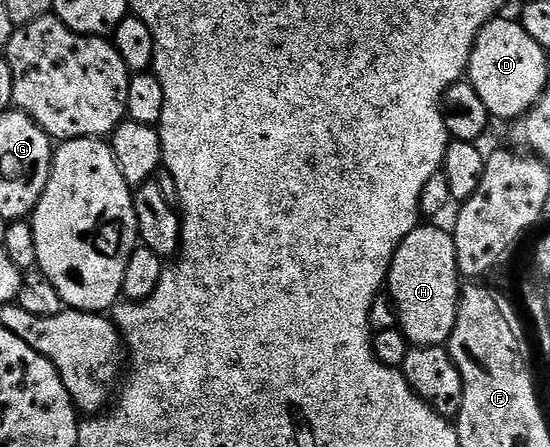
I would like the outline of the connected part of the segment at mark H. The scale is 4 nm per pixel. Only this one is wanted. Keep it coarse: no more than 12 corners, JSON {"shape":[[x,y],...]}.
{"shape":[[419,224],[387,292],[413,346],[445,346],[463,279],[452,233]]}

